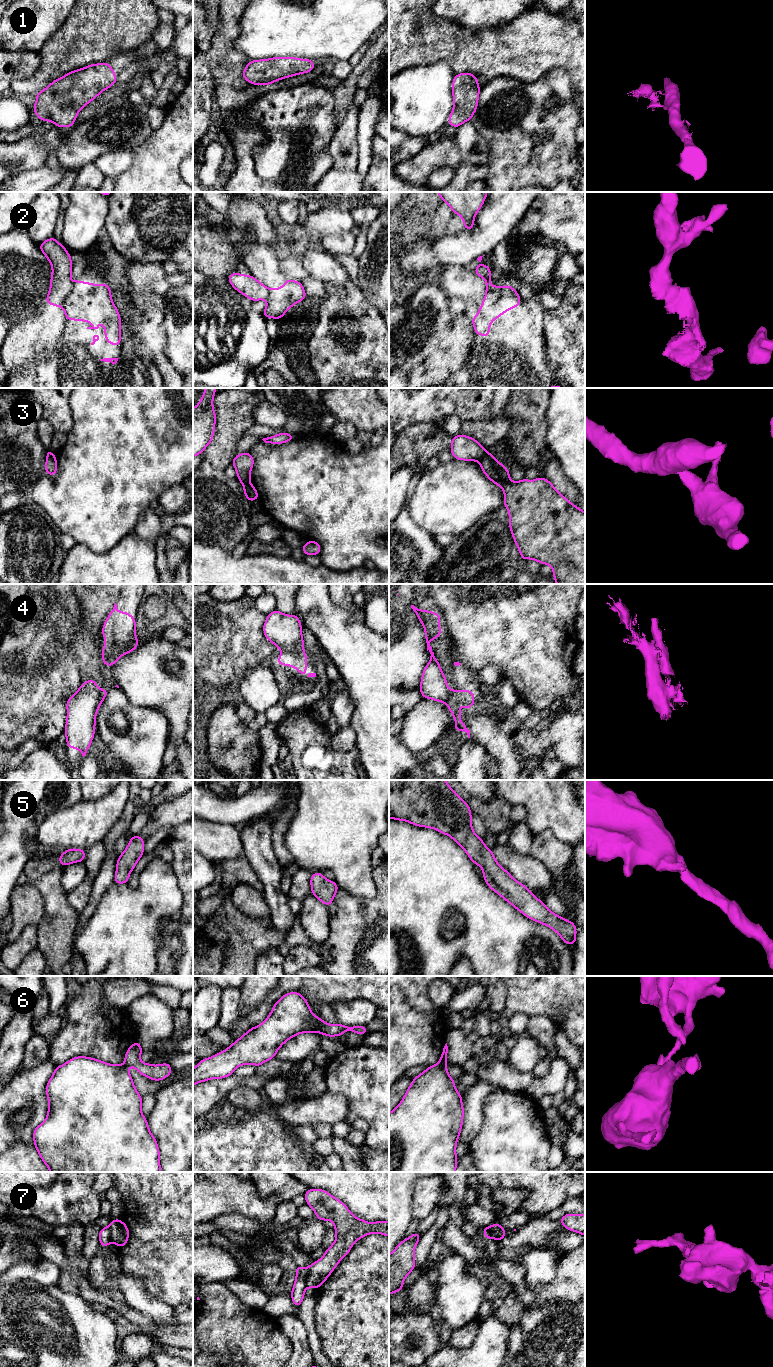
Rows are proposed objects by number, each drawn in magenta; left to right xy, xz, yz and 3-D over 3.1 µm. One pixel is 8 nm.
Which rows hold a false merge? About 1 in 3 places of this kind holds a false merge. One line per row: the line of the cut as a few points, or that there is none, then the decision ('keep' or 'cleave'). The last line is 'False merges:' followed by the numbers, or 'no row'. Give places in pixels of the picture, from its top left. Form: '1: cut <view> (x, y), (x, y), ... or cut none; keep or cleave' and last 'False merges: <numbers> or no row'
1: cut yz (453, 80), (453, 95); cleave
2: cut xy (72, 286), (65, 298); cleave
3: cut yz (487, 453), (479, 461); cleave
4: cut xy (98, 689), (100, 698), (95, 714); cleave
5: cut none; keep
6: cut xz (324, 1022), (320, 1033); cleave
7: cut yz (487, 1227), (495, 1231), (499, 1237), (505, 1235); cleave
False merges: 1, 2, 3, 4, 6, 7

